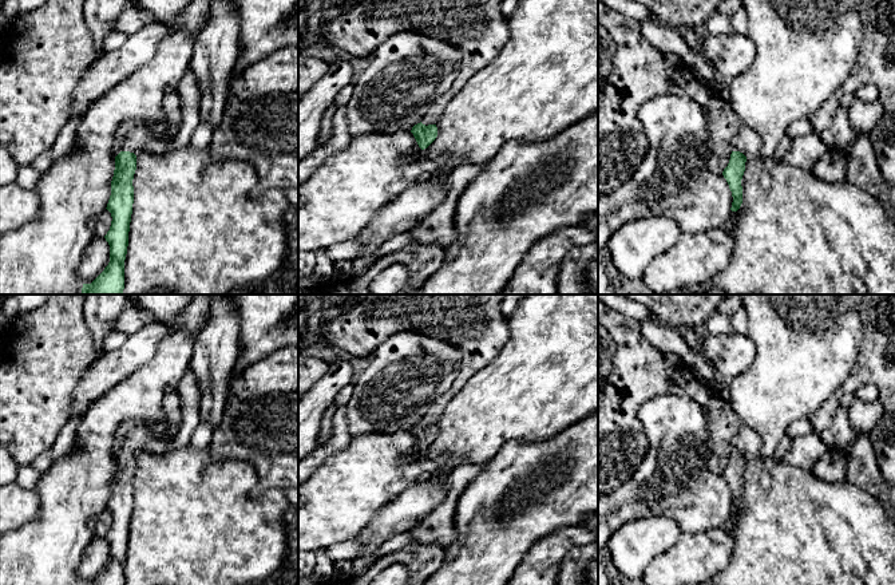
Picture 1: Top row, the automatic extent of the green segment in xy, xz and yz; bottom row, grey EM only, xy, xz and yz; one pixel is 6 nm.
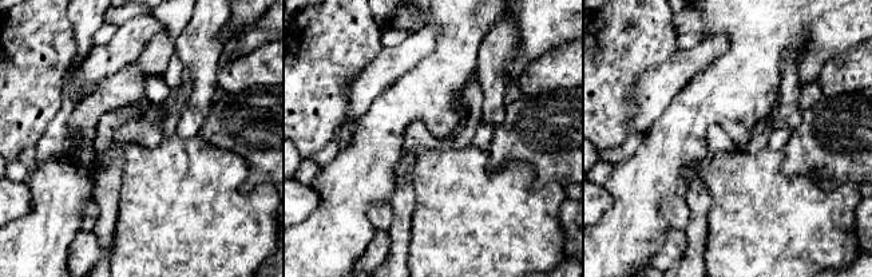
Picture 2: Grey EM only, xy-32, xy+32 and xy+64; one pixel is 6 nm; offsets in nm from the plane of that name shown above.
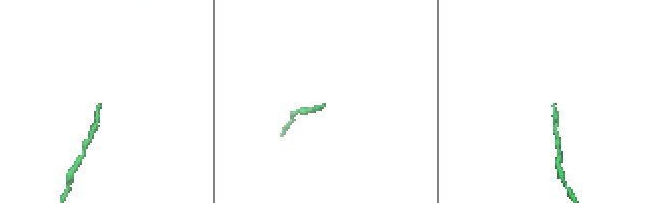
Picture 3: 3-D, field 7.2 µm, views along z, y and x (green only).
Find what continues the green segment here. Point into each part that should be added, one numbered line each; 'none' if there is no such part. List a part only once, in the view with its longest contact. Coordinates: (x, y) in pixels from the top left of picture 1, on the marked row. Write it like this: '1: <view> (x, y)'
1: xy (139, 138)

